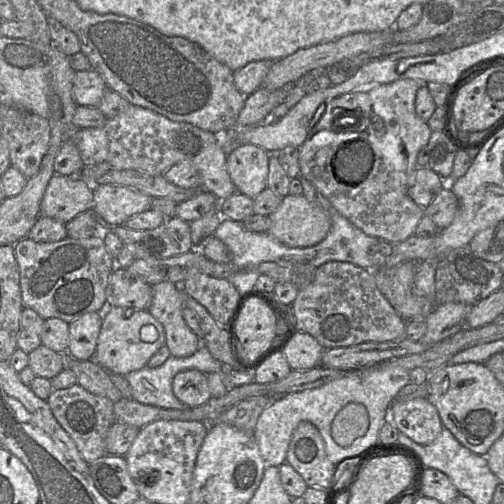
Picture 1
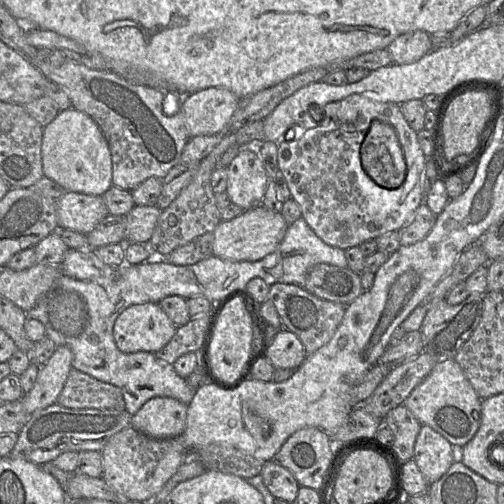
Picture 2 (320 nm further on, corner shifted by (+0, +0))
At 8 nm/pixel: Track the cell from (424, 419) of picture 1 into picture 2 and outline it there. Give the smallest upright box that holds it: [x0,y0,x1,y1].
[414,425,453,484]

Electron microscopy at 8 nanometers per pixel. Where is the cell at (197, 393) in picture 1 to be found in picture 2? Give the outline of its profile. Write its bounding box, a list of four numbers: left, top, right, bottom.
[131,397,188,439]

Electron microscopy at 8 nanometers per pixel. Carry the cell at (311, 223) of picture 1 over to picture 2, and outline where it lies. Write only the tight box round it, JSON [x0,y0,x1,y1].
[212,205,288,261]

